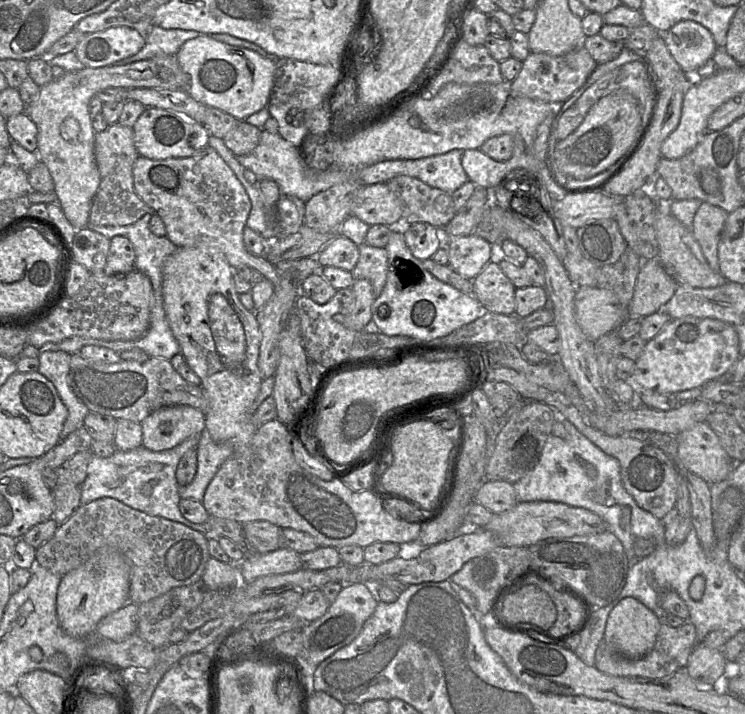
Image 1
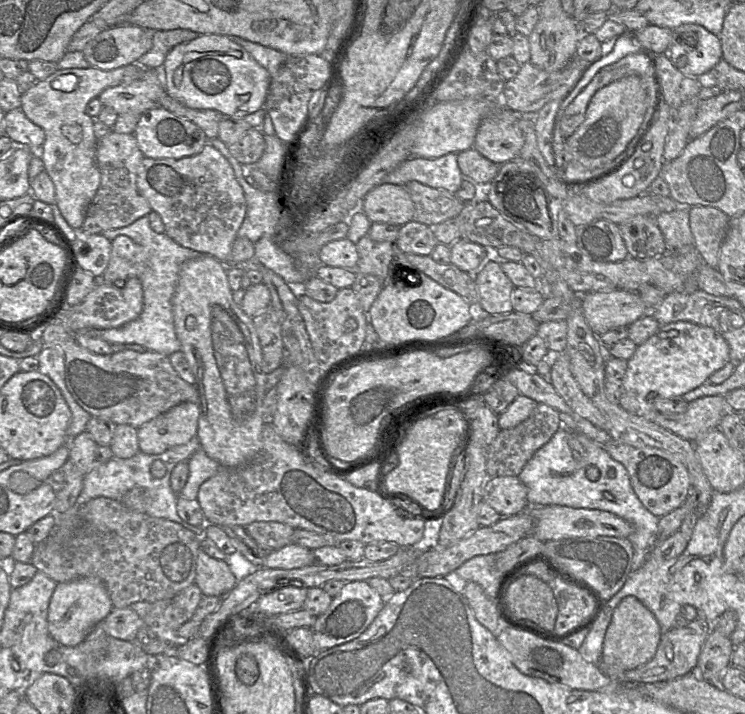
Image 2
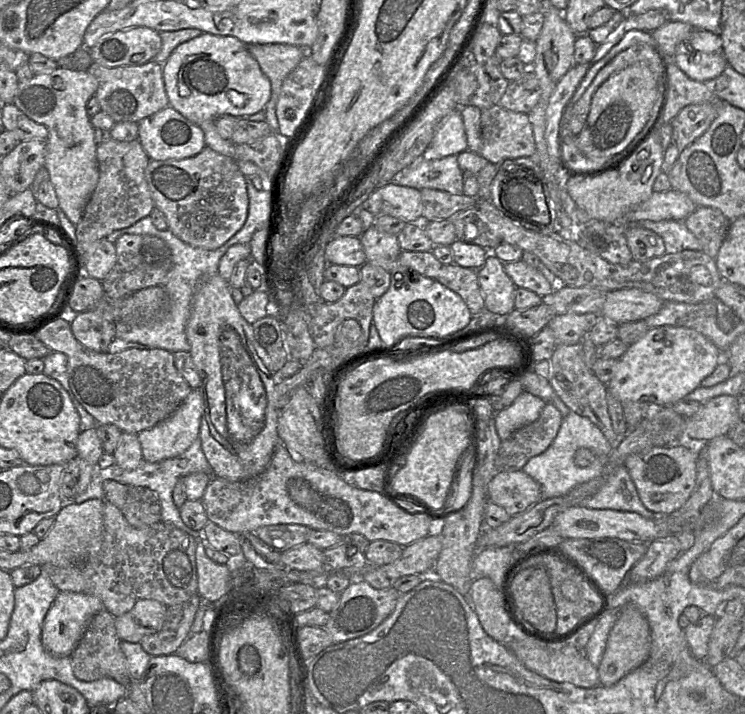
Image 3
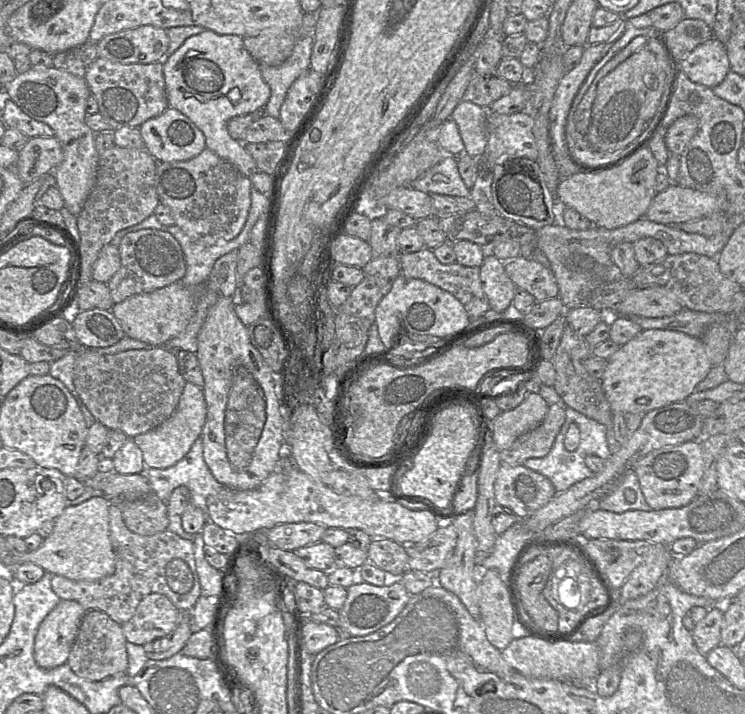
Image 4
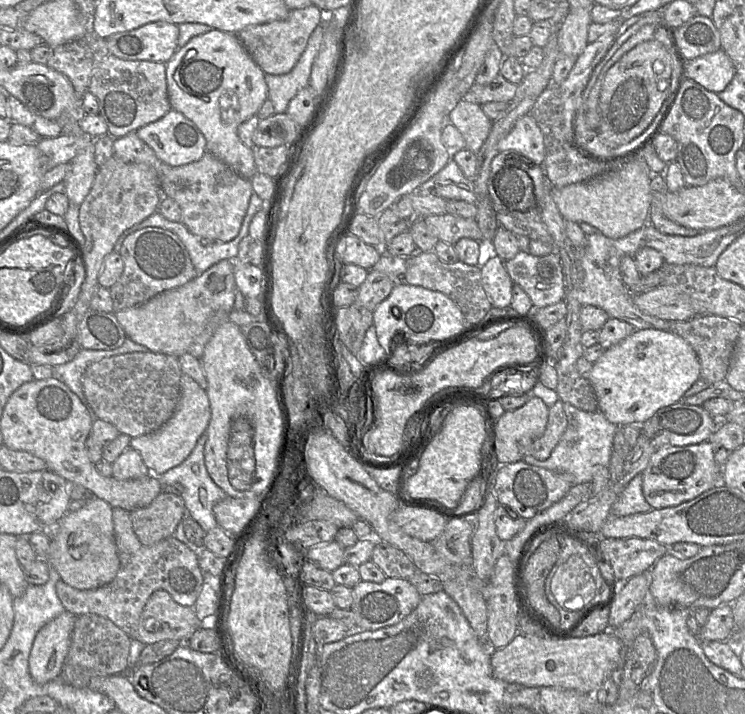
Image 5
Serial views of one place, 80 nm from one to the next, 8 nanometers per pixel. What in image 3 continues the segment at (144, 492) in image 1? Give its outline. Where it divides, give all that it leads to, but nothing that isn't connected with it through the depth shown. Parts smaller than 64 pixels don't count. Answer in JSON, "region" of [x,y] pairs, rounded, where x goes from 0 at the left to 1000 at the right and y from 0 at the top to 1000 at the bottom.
{"region":[[[267,611],[240,639],[224,641],[212,647],[199,647],[196,644],[189,644],[187,651],[179,658],[166,658],[154,648],[142,658],[133,658],[129,655],[129,653],[126,653],[126,662],[115,686],[90,703],[107,706],[121,699],[138,699],[138,675],[141,671],[150,671],[169,679],[197,682],[211,692],[216,706],[216,730],[231,734],[236,739],[258,749],[264,756],[271,756],[271,744],[260,744],[247,734],[242,723],[240,711],[234,706],[231,696],[231,689],[238,674],[242,669],[248,669],[254,664],[263,661],[272,661],[285,665],[283,654],[275,641]]]}

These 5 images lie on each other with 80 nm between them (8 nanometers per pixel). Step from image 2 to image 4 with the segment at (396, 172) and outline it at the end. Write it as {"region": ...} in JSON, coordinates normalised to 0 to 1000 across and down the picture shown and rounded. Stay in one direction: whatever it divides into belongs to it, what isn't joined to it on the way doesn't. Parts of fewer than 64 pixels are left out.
{"region":[[[608,217],[596,220],[556,252],[550,262],[573,272],[630,276],[631,265],[621,255]]]}

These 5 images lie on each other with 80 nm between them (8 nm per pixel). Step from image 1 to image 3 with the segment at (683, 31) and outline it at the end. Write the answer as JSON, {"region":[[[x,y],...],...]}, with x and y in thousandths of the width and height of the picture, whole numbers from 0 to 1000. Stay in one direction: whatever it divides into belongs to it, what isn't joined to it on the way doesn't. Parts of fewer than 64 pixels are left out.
{"region":[[[936,39],[909,64],[899,85],[925,109],[944,116],[964,108],[977,91],[965,48]]]}

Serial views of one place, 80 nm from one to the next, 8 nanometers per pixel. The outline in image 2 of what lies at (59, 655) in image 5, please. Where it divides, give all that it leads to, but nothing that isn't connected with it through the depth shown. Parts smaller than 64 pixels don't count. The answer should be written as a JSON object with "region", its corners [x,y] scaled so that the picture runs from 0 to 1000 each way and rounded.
{"region":[[[106,810],[78,817],[64,854],[64,884],[72,896],[91,906],[105,905],[122,882],[152,854],[141,821],[125,810]]]}

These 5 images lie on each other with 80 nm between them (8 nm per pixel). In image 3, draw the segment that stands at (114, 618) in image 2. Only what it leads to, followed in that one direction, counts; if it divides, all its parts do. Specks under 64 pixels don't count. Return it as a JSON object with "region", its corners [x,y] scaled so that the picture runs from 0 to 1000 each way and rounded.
{"region":[[[205,839],[185,840],[174,856],[154,866],[157,889],[162,896],[187,901],[193,891],[217,880],[224,852]]]}

